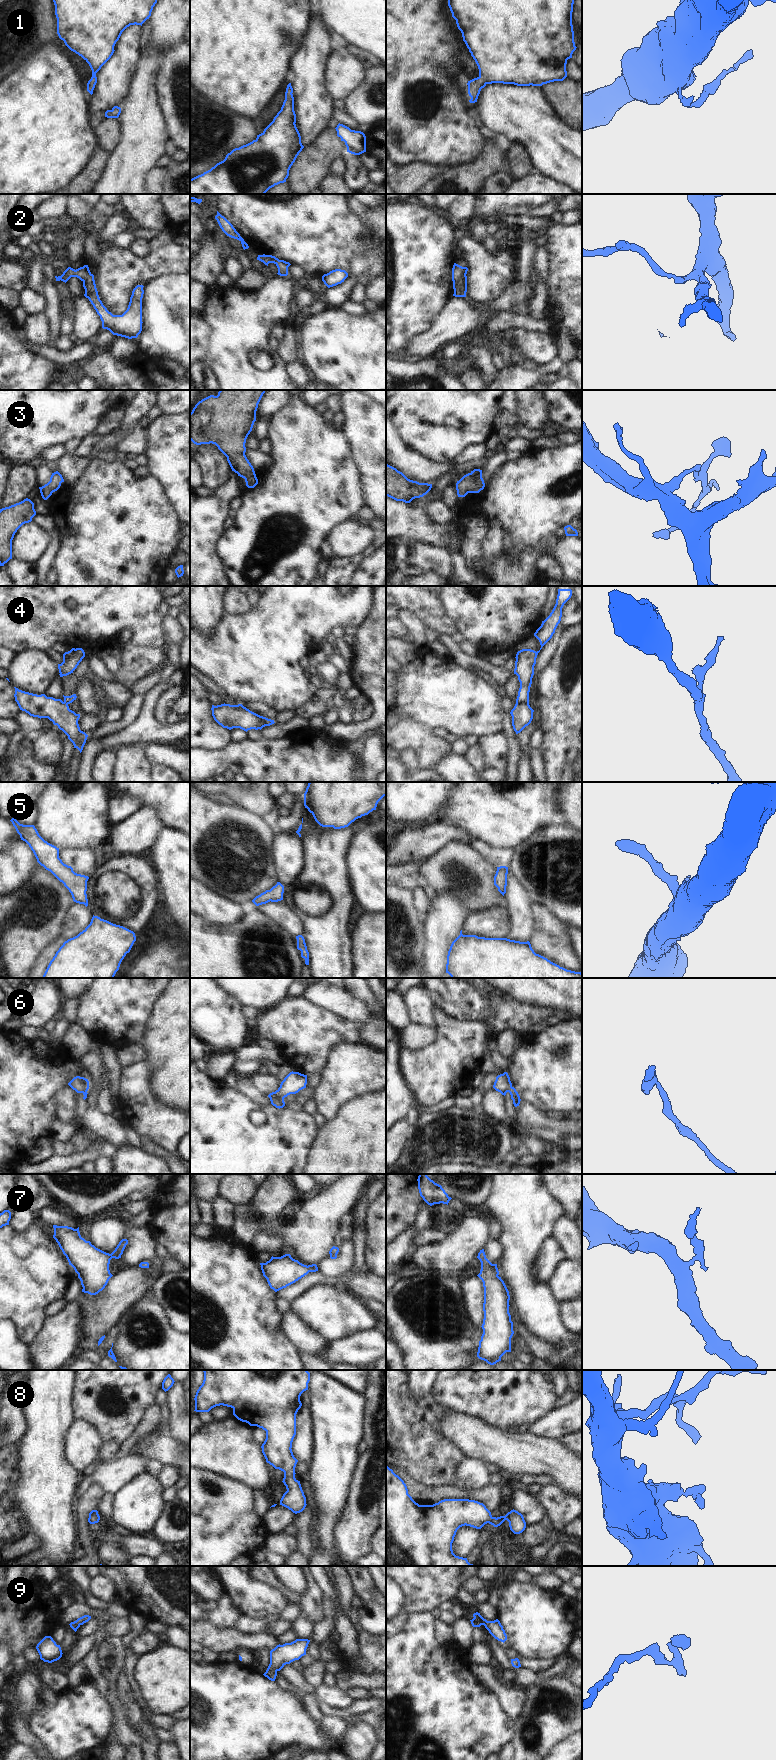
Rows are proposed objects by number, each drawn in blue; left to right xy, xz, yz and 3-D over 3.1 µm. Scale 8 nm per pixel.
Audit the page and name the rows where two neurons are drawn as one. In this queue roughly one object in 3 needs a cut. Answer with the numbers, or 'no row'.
4

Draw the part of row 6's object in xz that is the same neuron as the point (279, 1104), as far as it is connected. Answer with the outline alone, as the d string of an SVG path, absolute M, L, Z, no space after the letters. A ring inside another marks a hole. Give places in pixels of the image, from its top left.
M290 1072L281 1082L280 1087L268 1095L271 1104L276 1108L283 1108L285 1106L284 1098L306 1088L306 1084L307 1075L299 1072Z

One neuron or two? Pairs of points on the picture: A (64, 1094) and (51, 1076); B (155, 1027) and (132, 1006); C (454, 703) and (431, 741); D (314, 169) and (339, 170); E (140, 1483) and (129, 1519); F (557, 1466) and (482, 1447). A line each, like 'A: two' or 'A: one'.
A: two
B: two
C: two
D: two
E: one
F: one

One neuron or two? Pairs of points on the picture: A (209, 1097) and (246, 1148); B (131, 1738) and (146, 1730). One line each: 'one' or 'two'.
A: one
B: two

